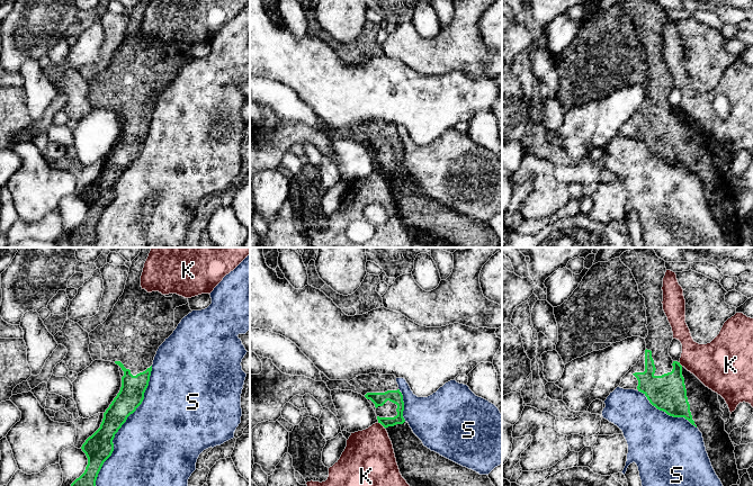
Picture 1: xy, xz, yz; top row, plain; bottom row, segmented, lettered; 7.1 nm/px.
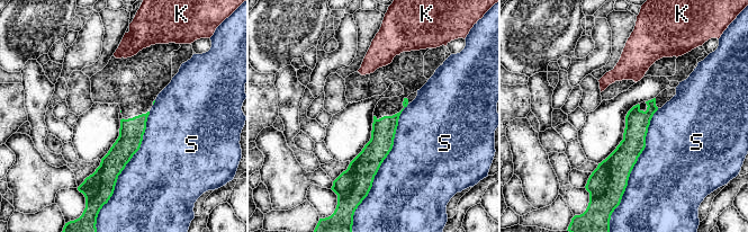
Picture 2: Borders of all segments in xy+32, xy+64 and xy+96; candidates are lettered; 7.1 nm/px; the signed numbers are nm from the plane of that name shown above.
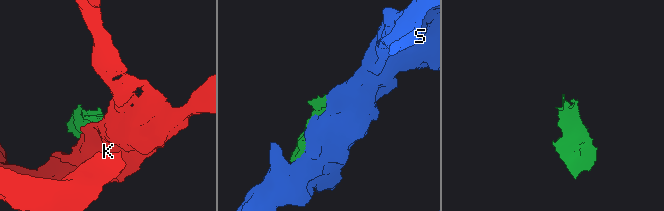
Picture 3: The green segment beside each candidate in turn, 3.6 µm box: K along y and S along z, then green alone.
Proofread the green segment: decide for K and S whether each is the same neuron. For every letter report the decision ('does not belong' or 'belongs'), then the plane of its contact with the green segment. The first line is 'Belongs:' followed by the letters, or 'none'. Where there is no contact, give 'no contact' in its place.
Belongs: none
K: does not belong; contact in xz
S: does not belong; contact in xy

